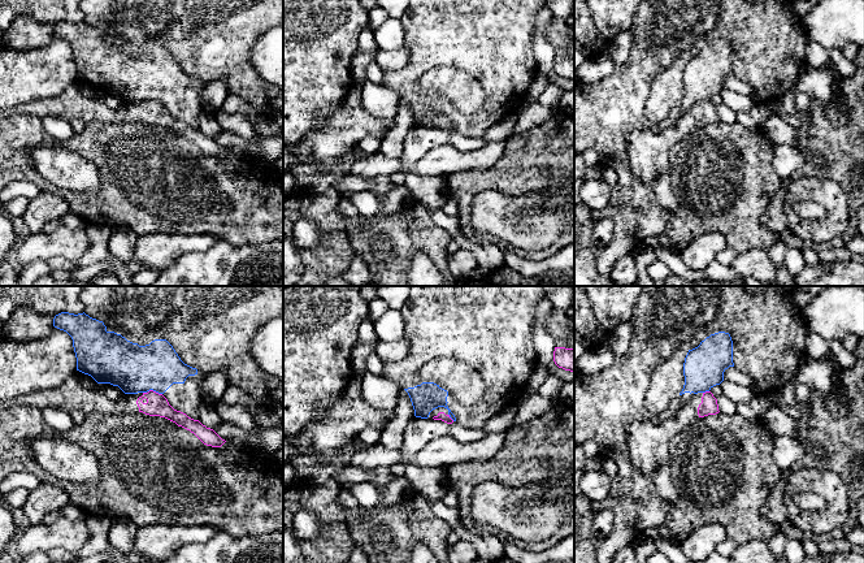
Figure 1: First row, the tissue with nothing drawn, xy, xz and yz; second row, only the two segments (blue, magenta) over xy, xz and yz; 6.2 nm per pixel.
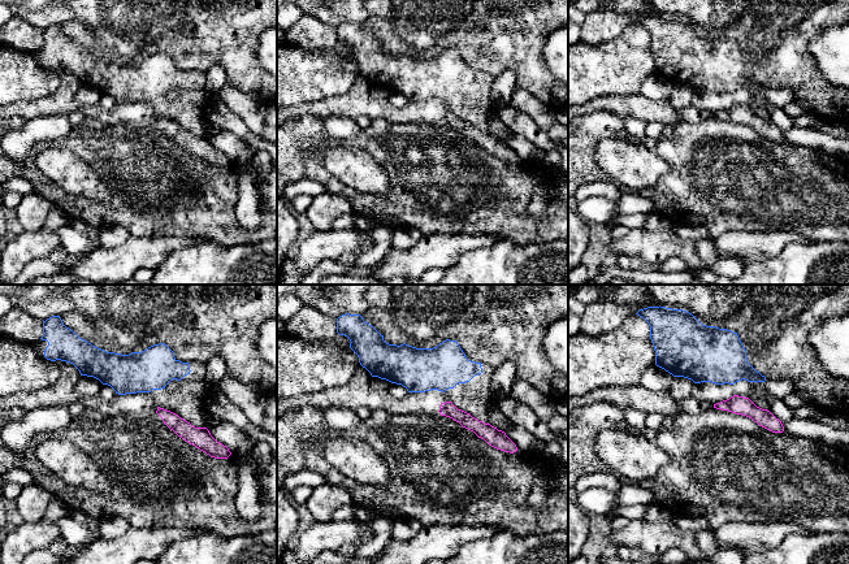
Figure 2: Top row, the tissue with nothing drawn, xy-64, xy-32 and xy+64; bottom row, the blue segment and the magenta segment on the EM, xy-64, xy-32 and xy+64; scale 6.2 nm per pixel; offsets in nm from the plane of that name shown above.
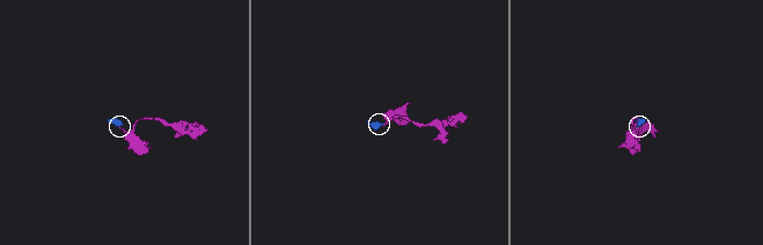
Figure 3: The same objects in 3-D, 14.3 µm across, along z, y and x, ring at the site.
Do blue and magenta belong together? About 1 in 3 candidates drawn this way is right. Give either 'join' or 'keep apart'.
keep apart

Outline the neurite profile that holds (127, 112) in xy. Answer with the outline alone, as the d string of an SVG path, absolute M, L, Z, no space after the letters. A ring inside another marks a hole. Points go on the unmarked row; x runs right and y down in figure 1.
M77 81L57 96L0 109L0 120L16 114L35 116L40 120L56 117L68 122L79 118L86 124L97 121L107 125L146 122L165 126L175 131L178 135L194 142L207 155L221 156L226 151L213 138L207 137L199 129L194 129L186 122L174 118L162 103L149 99L147 101L123 104L120 109L110 109L97 96L83 96Z

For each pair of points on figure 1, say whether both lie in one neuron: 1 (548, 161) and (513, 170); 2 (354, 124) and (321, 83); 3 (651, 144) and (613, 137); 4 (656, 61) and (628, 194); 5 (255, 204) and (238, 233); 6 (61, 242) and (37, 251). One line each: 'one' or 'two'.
1: one
2: two
3: two
4: one
5: one
6: one

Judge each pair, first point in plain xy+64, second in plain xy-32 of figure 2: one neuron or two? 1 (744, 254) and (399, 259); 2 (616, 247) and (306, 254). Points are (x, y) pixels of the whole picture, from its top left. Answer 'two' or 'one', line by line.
1: one
2: one

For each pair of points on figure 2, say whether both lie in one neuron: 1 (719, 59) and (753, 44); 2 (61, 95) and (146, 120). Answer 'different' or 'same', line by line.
1: different
2: same

